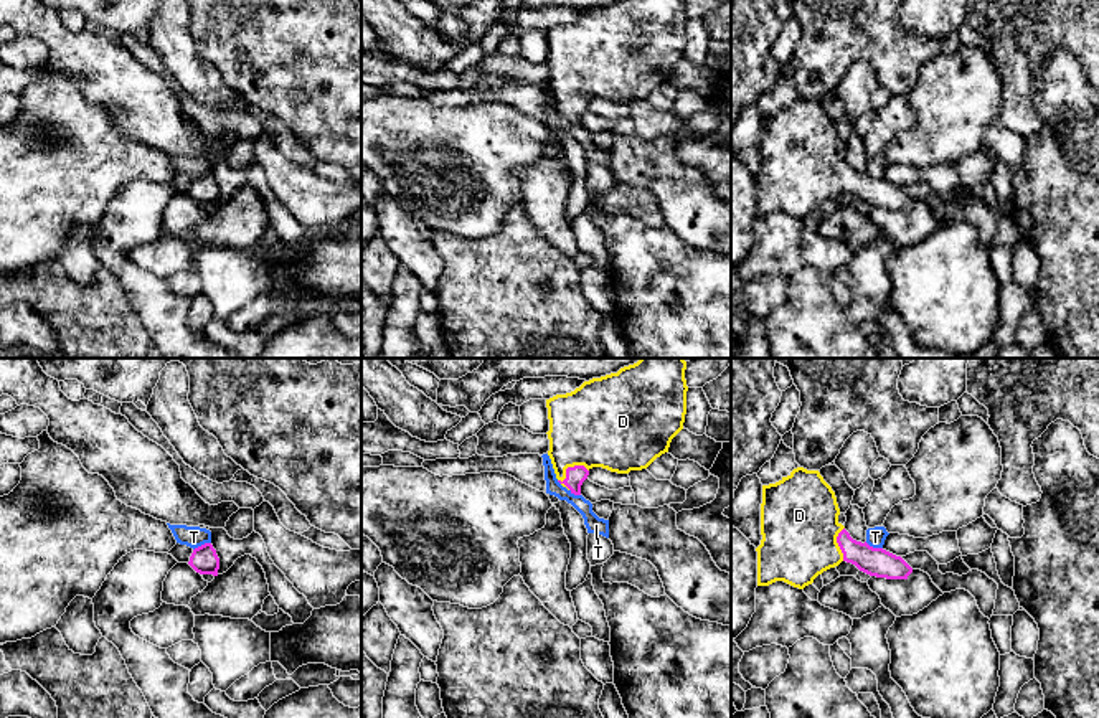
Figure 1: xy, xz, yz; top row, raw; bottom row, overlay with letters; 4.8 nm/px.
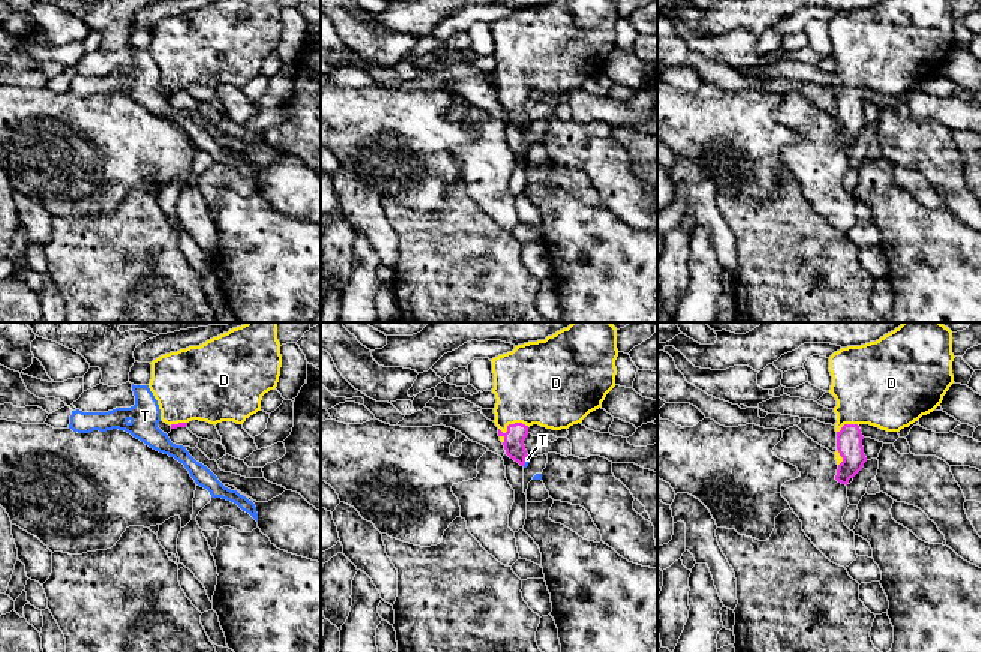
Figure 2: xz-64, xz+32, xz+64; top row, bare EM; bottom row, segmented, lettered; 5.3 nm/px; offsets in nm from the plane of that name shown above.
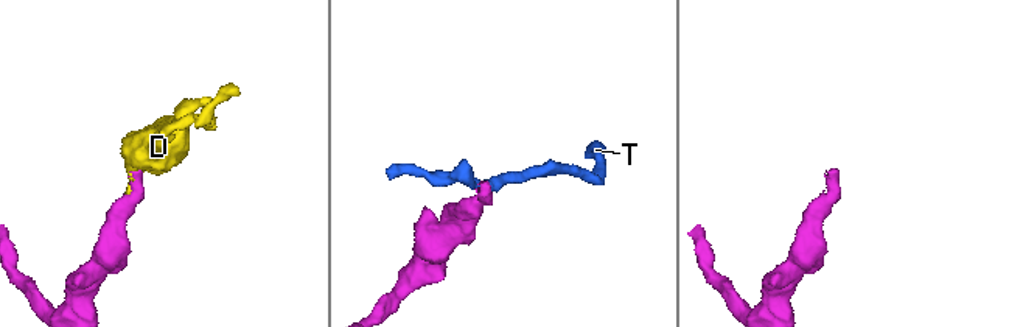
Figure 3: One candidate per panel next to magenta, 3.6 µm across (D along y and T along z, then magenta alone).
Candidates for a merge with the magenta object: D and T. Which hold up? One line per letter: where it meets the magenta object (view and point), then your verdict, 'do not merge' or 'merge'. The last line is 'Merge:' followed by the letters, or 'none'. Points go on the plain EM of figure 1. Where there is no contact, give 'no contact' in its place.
D: xz (570, 98) | merge
T: xy (202, 175) | do not merge
Merge: D

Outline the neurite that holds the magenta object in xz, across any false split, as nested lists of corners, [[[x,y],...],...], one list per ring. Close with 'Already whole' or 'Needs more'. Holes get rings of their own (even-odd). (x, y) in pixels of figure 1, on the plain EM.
[[[619,0],[546,30],[548,86],[558,112],[581,125],[581,116],[592,97],[617,104],[647,99],[668,83],[672,69],[683,59],[686,21],[685,0]]]. Needs more

